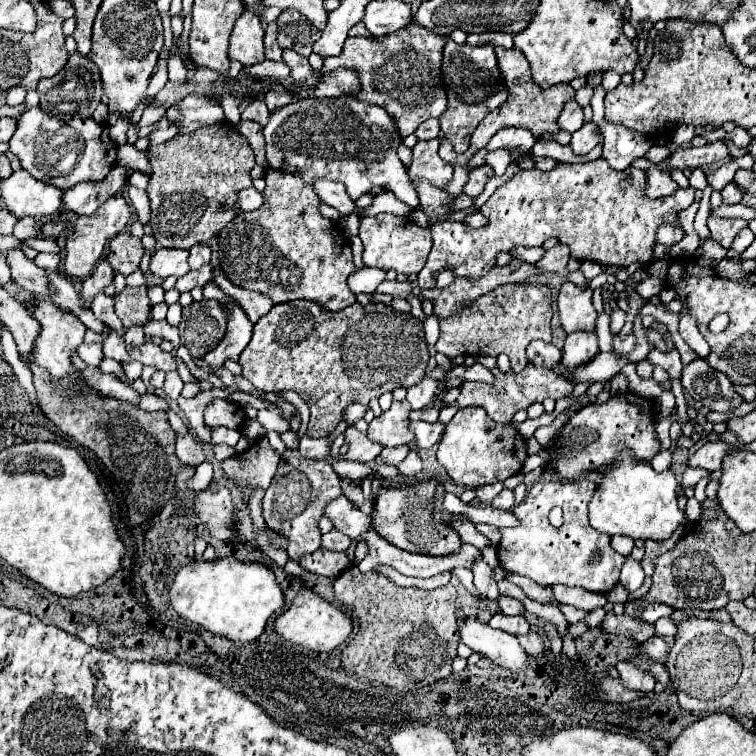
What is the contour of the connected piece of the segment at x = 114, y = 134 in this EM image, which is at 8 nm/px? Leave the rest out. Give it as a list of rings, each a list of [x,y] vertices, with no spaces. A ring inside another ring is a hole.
[[[111,116],[109,118],[109,130],[111,130],[111,138],[121,146],[121,144],[125,144],[127,142],[127,136],[125,136],[125,132],[127,132],[127,120],[119,120],[117,116]]]

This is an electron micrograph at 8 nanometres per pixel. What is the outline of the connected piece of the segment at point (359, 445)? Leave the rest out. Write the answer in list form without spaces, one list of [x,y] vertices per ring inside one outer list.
[[[349,426],[345,432],[345,442],[349,444],[349,452],[345,454],[347,460],[359,460],[359,462],[373,462],[383,446],[379,442],[373,442],[367,438],[367,432],[359,432],[355,426]]]

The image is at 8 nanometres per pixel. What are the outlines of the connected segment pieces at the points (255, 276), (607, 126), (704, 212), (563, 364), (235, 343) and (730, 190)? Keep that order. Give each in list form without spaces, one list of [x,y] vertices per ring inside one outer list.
[[[271,166],[267,168],[265,182],[267,182],[263,190],[265,204],[259,210],[237,214],[217,236],[219,246],[225,250],[225,254],[229,254],[229,256],[219,256],[219,266],[223,274],[233,284],[245,290],[255,290],[269,296],[275,304],[297,300],[297,298],[315,300],[327,310],[343,310],[349,304],[353,304],[355,294],[347,286],[347,278],[355,270],[349,238],[343,236],[343,232],[339,238],[337,230],[333,228],[333,222],[319,214],[319,208],[317,208],[319,198],[313,186],[303,182],[303,178],[297,174],[277,170]]]
[[[602,85],[595,87],[590,105],[593,110],[592,121],[597,123],[603,134],[603,158],[609,162],[613,170],[625,170],[633,160],[643,158],[647,150],[653,146],[653,138],[643,136],[641,132],[629,130],[622,125],[611,124],[602,117],[604,112],[604,96],[606,91]]]
[[[707,185],[705,190],[703,190],[703,198],[699,202],[699,209],[695,216],[695,232],[699,234],[701,238],[701,244],[709,238],[709,228],[707,226],[707,219],[710,216],[710,197],[713,192],[711,186]]]
[[[573,332],[565,340],[563,358],[561,358],[557,370],[561,374],[567,374],[571,368],[591,362],[597,352],[599,352],[599,346],[597,346],[595,332]]]
[[[231,298],[219,300],[219,306],[227,314],[227,332],[225,332],[223,340],[217,344],[217,348],[203,356],[203,360],[209,362],[213,368],[223,366],[223,362],[229,358],[237,362],[239,354],[249,344],[251,332],[253,332],[251,320],[247,318],[245,310],[235,300],[231,300]]]
[[[729,182],[721,190],[721,196],[723,196],[723,204],[739,204],[741,198],[743,198],[743,192],[741,192],[741,188],[735,182]]]

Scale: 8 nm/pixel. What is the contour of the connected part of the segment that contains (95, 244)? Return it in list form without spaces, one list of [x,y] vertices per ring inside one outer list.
[[[121,194],[107,200],[95,214],[77,216],[71,234],[65,238],[65,258],[63,258],[65,274],[69,274],[71,278],[89,276],[91,270],[95,268],[97,260],[101,258],[101,254],[105,250],[105,244],[129,224],[129,218],[131,218],[131,210],[129,210],[129,206],[127,206],[127,202],[125,202],[125,198]]]

